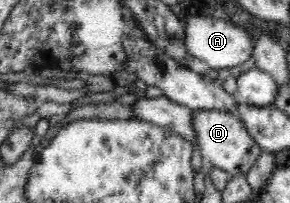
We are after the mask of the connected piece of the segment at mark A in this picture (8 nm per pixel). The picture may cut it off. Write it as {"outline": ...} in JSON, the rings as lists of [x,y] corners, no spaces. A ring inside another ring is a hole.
{"outline":[[[188,16],[185,19],[186,46],[194,57],[208,64],[211,68],[220,69],[236,67],[250,61],[256,49],[256,40],[244,26],[235,26],[226,18],[208,16]]]}

